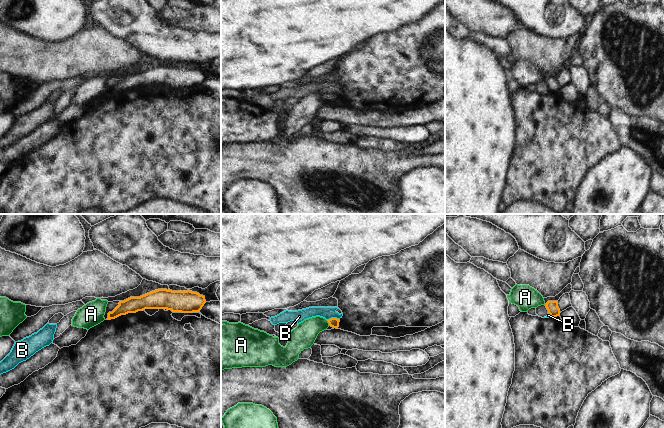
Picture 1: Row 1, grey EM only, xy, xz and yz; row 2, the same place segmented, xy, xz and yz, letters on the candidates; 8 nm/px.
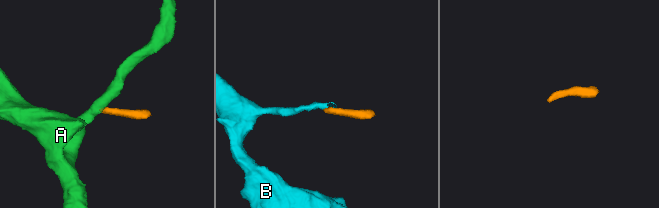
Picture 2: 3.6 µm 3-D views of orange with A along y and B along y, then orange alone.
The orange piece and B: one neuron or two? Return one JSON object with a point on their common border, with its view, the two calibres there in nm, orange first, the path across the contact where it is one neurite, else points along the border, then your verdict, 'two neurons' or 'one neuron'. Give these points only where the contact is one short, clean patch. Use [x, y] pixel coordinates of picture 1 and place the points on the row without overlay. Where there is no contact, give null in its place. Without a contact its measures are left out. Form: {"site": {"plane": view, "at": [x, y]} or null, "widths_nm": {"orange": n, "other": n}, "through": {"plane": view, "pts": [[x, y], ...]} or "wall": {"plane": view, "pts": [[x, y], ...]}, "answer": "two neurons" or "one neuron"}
{"site": {"plane": "xz", "at": [333, 94]}, "widths_nm": {"orange": 80, "other": 100}, "wall": {"plane": "xz", "pts": [[339, 94], [329, 94], [327, 96]]}, "answer": "two neurons"}

